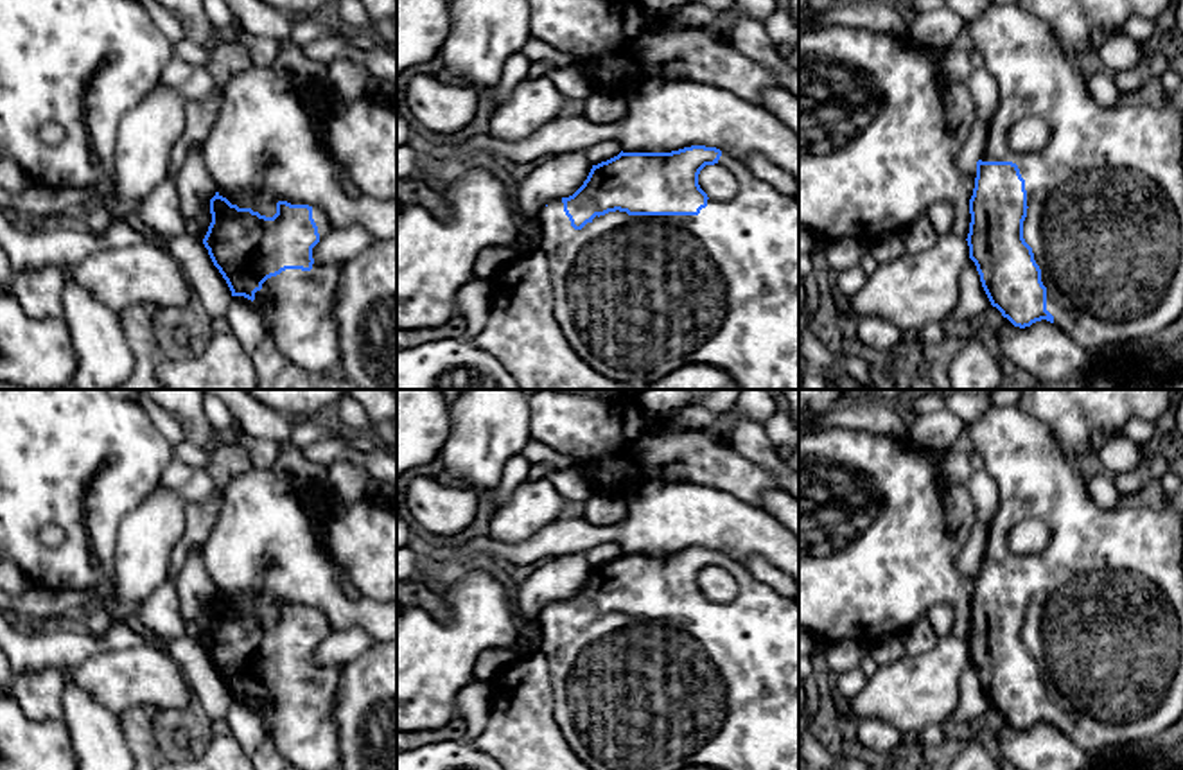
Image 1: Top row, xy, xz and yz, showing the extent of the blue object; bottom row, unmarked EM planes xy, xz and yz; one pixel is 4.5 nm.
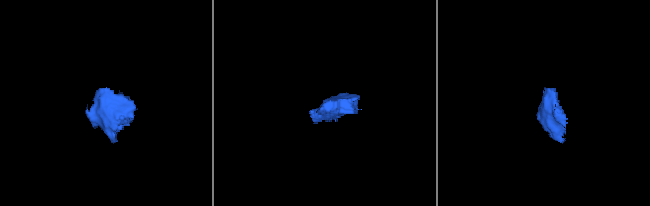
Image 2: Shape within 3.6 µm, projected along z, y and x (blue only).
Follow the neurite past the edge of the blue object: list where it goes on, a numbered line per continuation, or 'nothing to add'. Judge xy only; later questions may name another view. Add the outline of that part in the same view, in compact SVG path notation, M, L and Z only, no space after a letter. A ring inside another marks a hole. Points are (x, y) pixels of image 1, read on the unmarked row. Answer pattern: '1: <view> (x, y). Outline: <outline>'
1: xy (297, 708). Outline: M343 666L285 671L255 695L267 738L300 770L337 770L339 736L332 722Z

